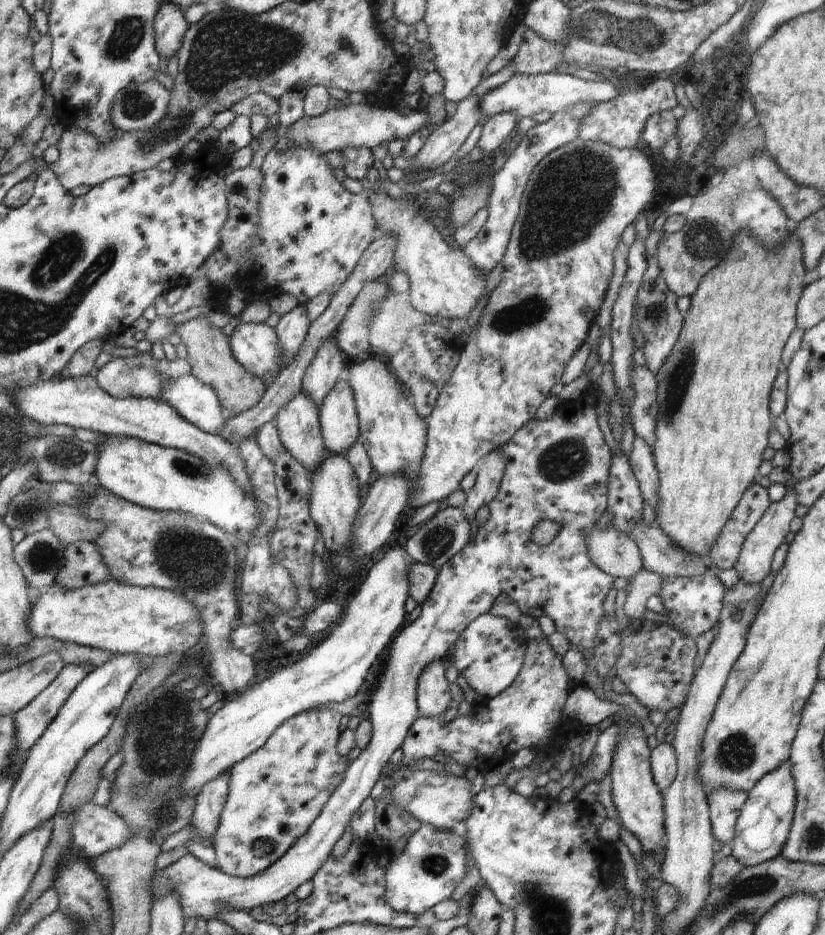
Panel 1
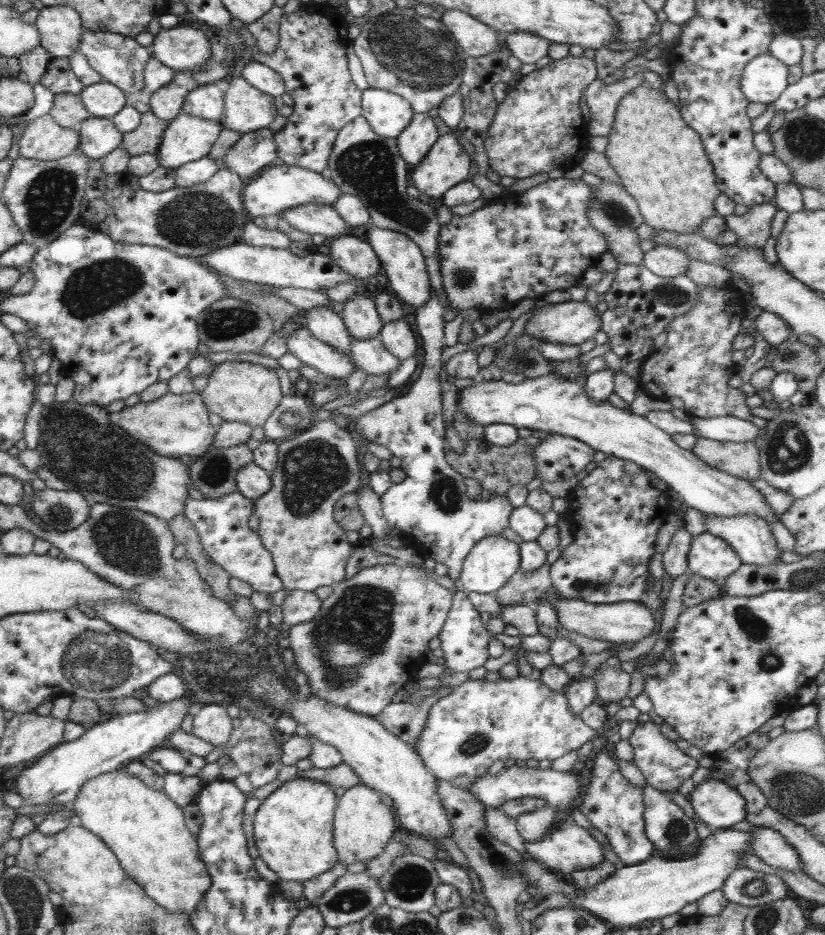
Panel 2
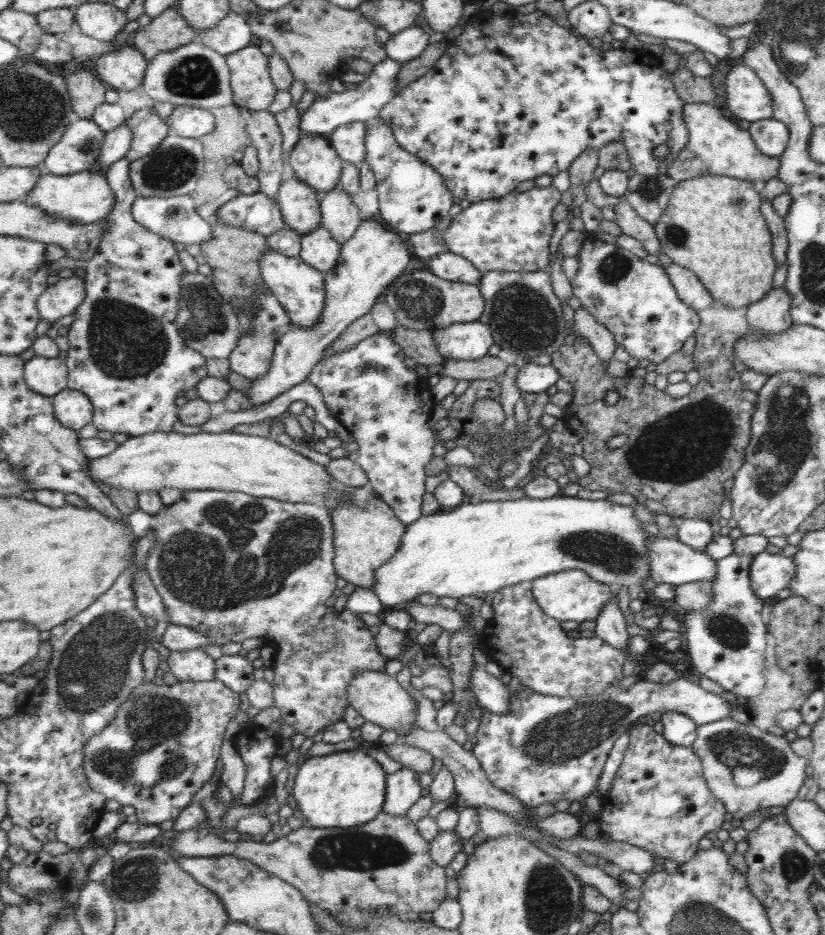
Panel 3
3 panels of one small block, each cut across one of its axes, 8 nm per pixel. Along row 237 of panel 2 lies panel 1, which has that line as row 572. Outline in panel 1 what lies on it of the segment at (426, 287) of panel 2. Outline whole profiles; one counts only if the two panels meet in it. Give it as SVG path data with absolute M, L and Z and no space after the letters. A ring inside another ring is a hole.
M396 546L390 550L378 564L374 564L368 574L364 584L357 589L356 596L348 602L346 610L343 610L341 618L335 626L330 629L330 634L316 644L314 648L309 648L300 660L294 663L280 663L271 674L268 674L264 680L258 678L255 683L244 691L238 693L233 699L223 698L221 703L213 709L204 735L196 746L194 755L191 759L191 770L181 781L183 790L186 793L196 796L199 788L206 782L217 778L218 775L229 770L233 765L247 758L250 754L256 753L256 750L264 747L268 738L282 725L286 720L300 715L305 711L310 711L316 706L326 706L334 703L341 703L355 696L368 674L376 658L380 657L382 652L386 652L387 645L394 640L398 628L404 622L404 606L408 595L408 566L410 558L404 549Z

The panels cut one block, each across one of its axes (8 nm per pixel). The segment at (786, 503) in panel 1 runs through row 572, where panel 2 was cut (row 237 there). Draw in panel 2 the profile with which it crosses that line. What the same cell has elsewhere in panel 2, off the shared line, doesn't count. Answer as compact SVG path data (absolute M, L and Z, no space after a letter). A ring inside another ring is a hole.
M773 202L764 203L750 207L750 210L743 216L730 216L724 218L730 231L738 237L737 242L732 246L740 248L756 248L763 250L767 240L771 236L771 225L778 208Z

